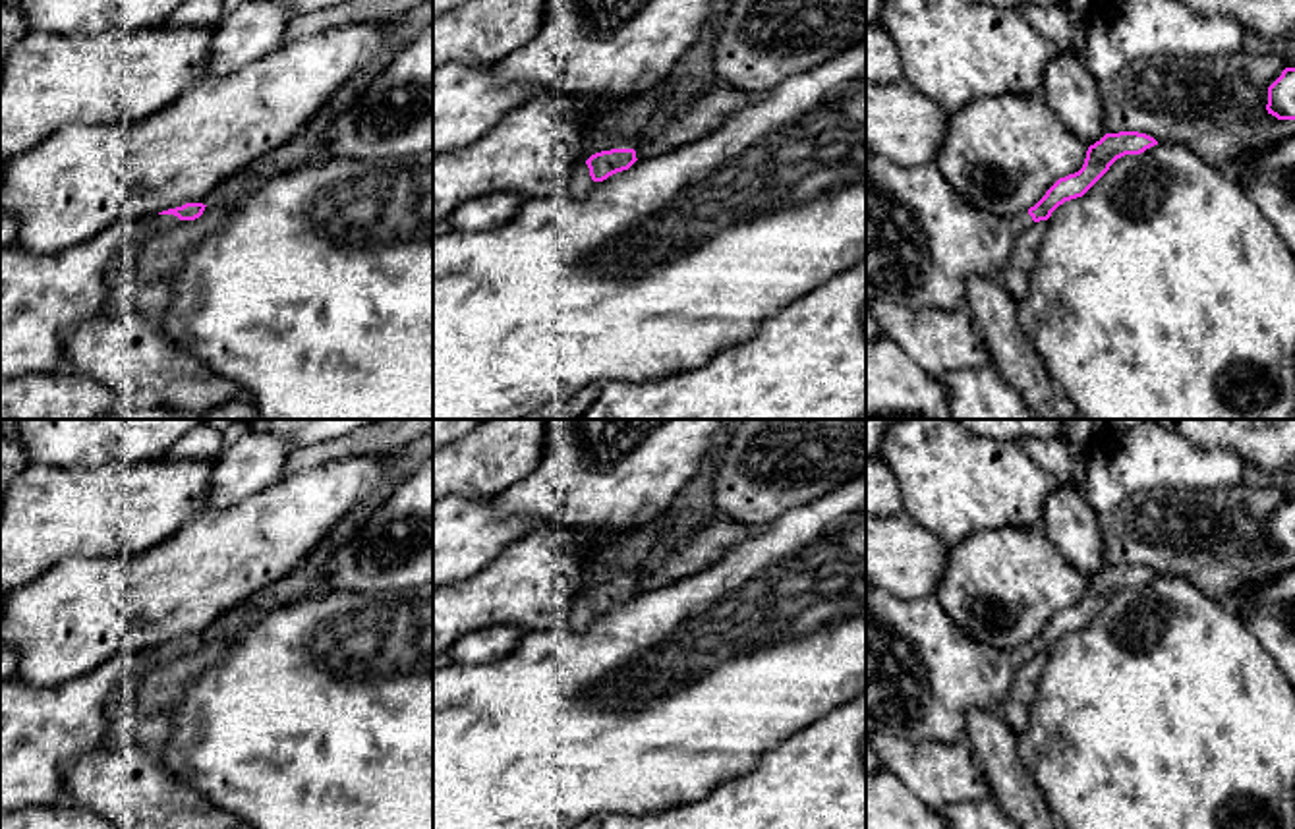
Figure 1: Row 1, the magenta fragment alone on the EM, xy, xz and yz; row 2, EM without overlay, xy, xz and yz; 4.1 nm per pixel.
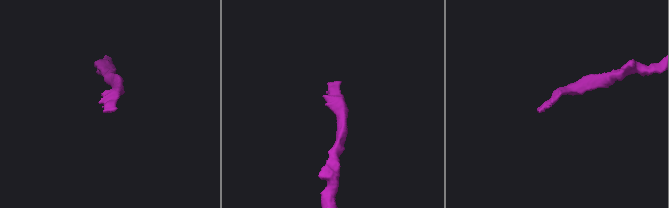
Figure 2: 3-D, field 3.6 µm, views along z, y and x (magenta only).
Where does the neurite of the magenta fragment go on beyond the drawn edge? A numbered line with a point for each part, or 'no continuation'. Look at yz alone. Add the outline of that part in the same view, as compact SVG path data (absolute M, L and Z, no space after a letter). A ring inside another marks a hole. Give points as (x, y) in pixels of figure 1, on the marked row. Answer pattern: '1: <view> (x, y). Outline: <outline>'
1: yz (922, 240). Outline: M874 153L866 157L866 303L885 300L943 311L964 307L966 278L1001 280L1019 236L1032 224L1028 211L997 216L974 209L935 162L899 166Z

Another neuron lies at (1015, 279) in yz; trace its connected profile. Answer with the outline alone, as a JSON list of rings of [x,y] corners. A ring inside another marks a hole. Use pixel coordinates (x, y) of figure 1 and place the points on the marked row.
[[[1048,220],[1034,222],[1026,228],[1017,243],[1011,261],[1001,276],[1003,286],[1015,298],[1022,301],[1028,296],[1028,276],[1036,265],[1038,249],[1048,230]]]

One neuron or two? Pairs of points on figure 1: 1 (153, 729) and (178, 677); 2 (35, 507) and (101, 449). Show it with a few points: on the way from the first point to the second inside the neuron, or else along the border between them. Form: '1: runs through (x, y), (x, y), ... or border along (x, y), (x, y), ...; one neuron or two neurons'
1: runs through (153, 715), (155, 700), (165, 690); one neuron
2: border along (37, 462), (53, 466), (126, 464); two neurons

